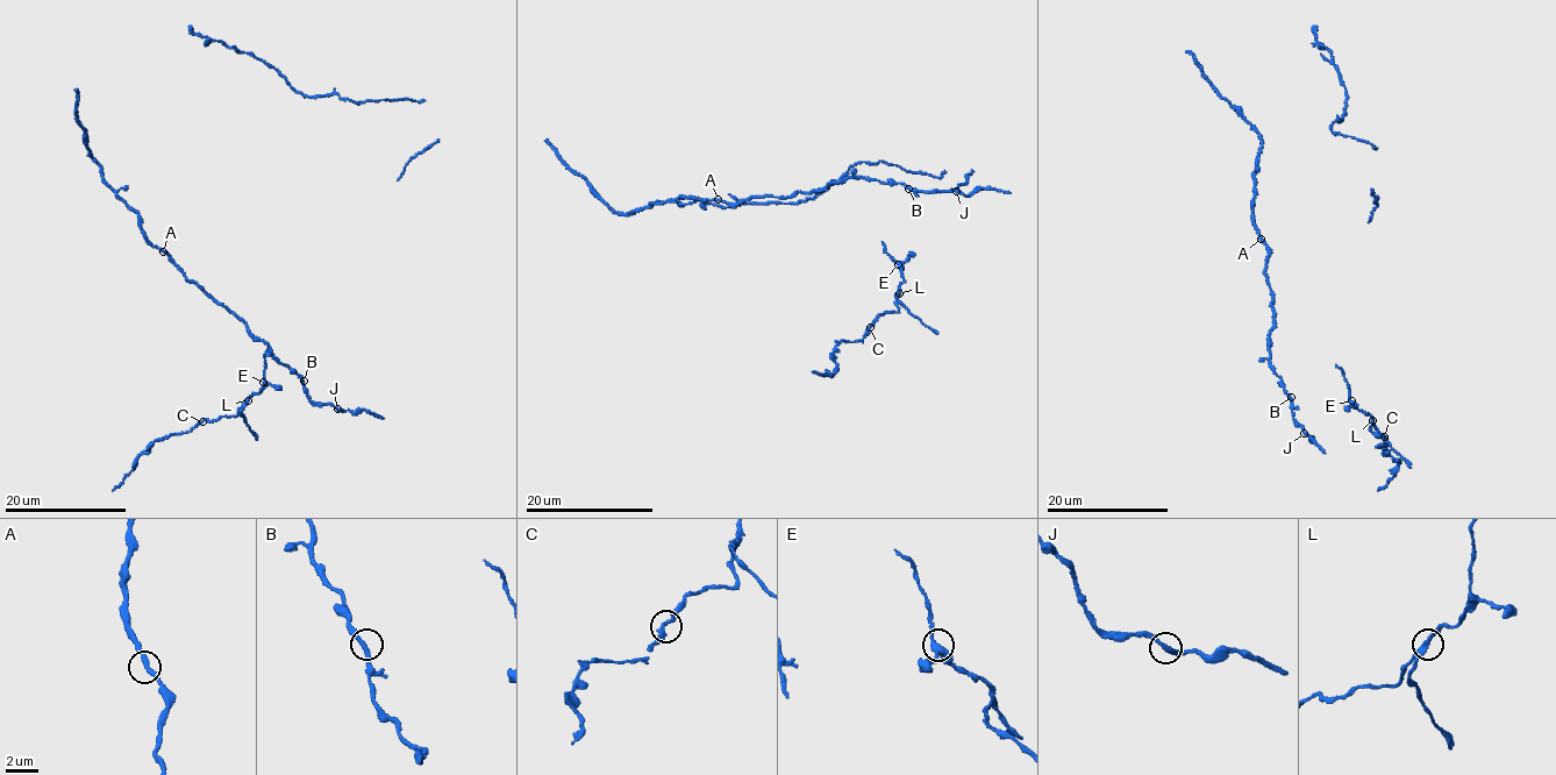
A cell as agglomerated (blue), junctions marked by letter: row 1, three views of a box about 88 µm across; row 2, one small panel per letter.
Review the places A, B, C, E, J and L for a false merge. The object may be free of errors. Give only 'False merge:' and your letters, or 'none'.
False merge: L

